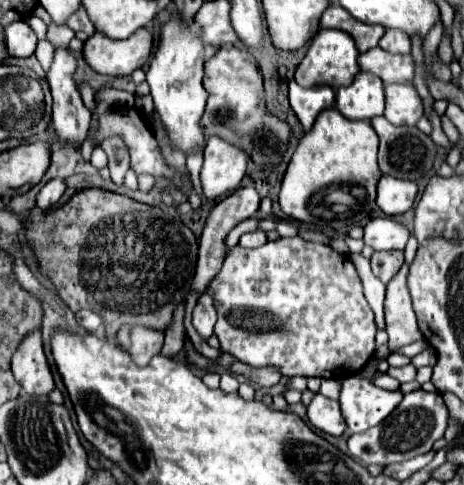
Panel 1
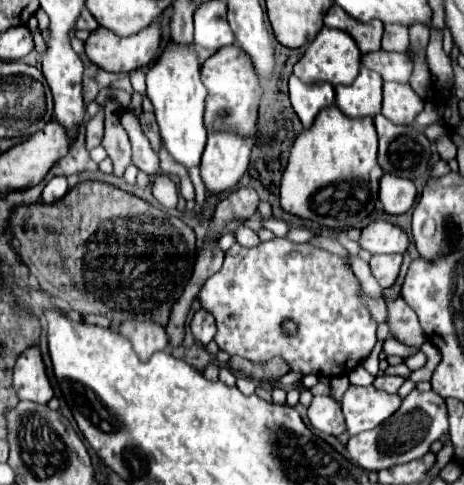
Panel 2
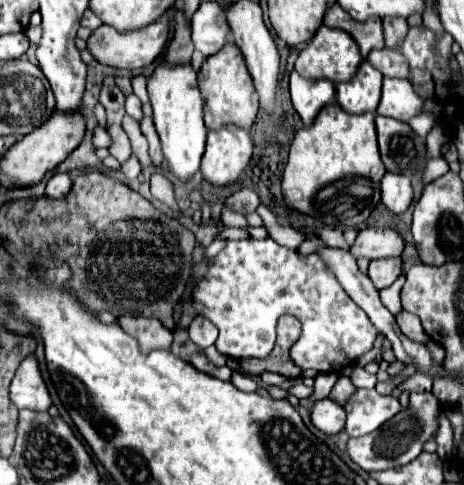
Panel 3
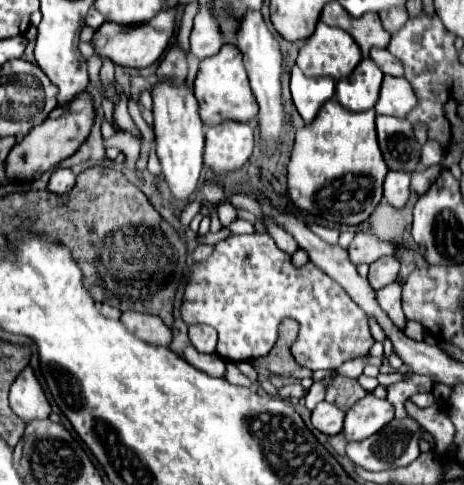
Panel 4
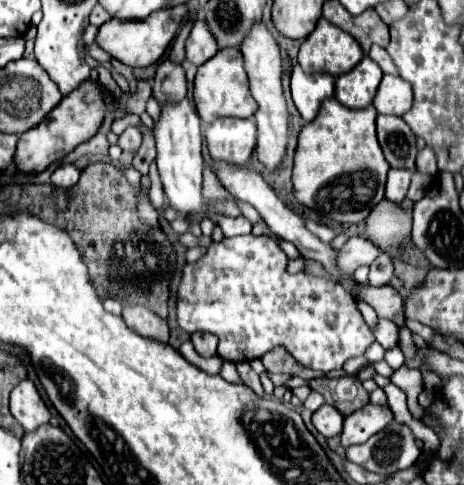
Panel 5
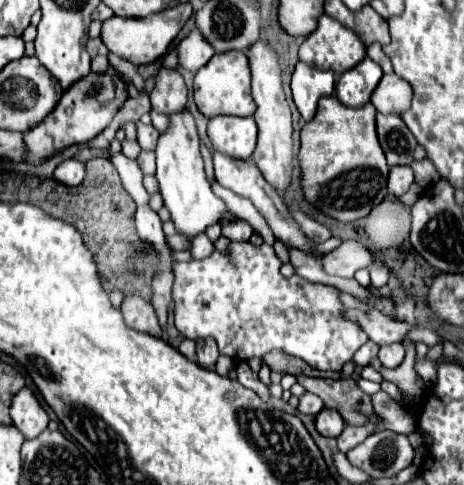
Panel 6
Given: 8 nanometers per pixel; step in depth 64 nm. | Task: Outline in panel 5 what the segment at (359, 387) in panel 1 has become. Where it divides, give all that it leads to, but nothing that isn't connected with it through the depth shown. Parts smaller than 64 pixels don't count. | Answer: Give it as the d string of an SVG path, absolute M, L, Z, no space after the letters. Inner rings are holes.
M370 402L364 408L360 408L360 412L352 412L352 416L344 418L344 430L340 434L342 446L348 448L352 444L366 442L370 436L380 432L390 422L392 422L390 408Z

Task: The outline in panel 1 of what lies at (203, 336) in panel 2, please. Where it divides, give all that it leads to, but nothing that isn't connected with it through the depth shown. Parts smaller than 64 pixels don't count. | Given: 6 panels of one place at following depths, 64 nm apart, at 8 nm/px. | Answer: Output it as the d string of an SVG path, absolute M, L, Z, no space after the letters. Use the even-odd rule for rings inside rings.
M208 292L200 294L196 308L194 308L194 314L192 314L192 324L204 340L212 336L214 324L216 324L216 308L212 306L212 296Z

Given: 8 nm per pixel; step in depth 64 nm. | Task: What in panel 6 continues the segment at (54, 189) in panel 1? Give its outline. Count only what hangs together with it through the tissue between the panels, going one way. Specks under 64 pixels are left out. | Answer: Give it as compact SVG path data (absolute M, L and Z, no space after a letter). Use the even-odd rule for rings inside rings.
M64 160L56 170L54 170L54 180L58 180L64 186L78 186L84 180L84 164L78 160Z

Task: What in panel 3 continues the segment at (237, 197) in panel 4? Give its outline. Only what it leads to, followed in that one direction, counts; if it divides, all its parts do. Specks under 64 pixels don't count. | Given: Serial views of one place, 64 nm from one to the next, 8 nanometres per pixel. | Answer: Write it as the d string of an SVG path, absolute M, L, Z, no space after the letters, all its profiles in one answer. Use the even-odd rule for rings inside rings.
M240 188L232 196L228 196L226 202L224 202L224 206L232 208L238 214L252 214L252 212L256 212L258 204L260 204L258 194L254 190L250 190L250 188Z

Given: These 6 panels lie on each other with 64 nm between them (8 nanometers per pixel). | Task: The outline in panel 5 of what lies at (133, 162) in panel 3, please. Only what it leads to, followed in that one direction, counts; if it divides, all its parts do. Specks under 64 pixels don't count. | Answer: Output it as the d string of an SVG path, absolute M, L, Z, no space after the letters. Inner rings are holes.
M128 126L128 128L118 136L118 146L120 146L122 150L132 152L132 154L138 152L140 142L142 142L142 136L140 136L140 130L138 130L136 126Z

